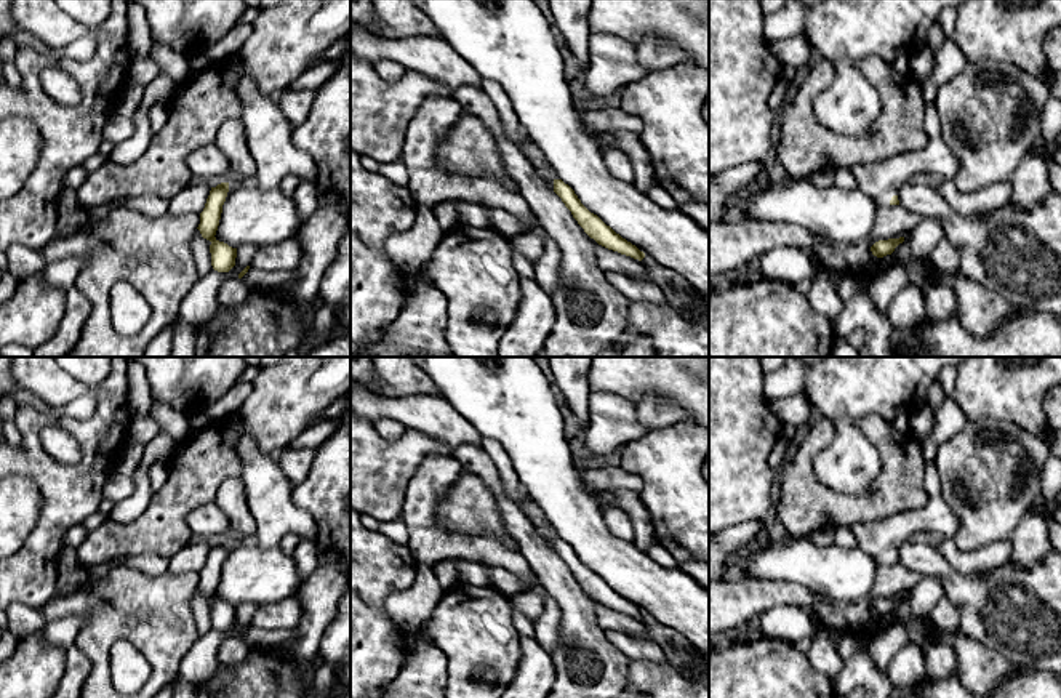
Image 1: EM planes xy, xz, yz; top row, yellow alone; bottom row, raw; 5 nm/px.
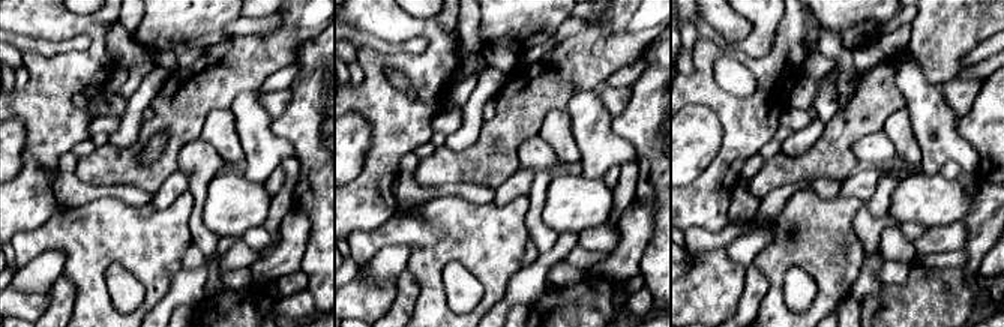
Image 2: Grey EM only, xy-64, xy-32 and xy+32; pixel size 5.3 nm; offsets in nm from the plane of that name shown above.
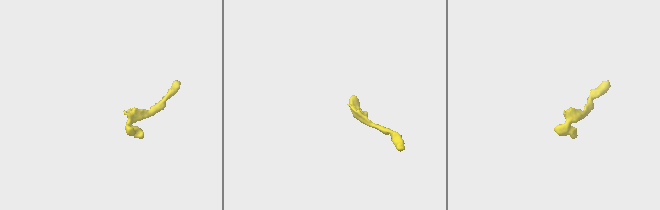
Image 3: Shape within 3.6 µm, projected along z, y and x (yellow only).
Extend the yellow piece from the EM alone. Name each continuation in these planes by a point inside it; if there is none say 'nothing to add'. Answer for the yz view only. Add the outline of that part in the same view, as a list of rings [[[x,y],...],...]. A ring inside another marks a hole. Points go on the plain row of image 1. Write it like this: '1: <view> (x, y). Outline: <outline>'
1: yz (882, 538). Outline: [[[936,461],[925,466],[925,490],[928,503],[920,509],[850,527],[856,536],[856,546],[880,565],[890,565],[891,556],[898,554],[903,543],[923,533],[939,533],[955,540],[960,522],[941,496]]]

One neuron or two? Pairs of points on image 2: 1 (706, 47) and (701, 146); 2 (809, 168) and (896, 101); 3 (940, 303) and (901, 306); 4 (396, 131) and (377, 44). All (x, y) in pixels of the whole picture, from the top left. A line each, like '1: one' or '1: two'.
1: two
2: one
3: one
4: two

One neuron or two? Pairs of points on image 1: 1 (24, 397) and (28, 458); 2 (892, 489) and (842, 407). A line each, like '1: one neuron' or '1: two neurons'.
1: two neurons
2: two neurons

